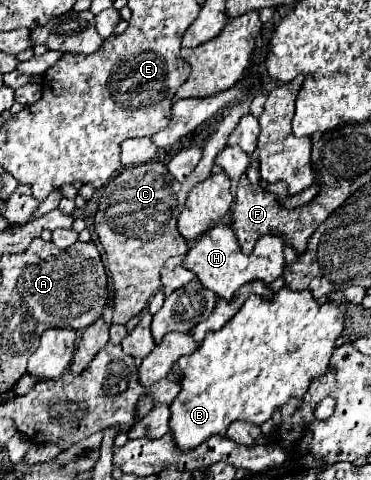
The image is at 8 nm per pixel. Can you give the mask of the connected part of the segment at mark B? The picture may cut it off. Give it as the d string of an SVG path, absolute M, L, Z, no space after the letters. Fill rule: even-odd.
M282 287L272 301L260 295L252 295L240 307L240 313L228 321L220 331L208 331L204 343L186 357L178 359L182 371L182 391L170 405L172 419L170 429L176 445L184 451L198 447L212 435L226 435L232 421L250 421L262 425L272 413L292 397L302 397L308 391L312 379L324 375L330 357L336 349L336 339L344 329L344 309L336 303L318 303L312 293L298 293Z

